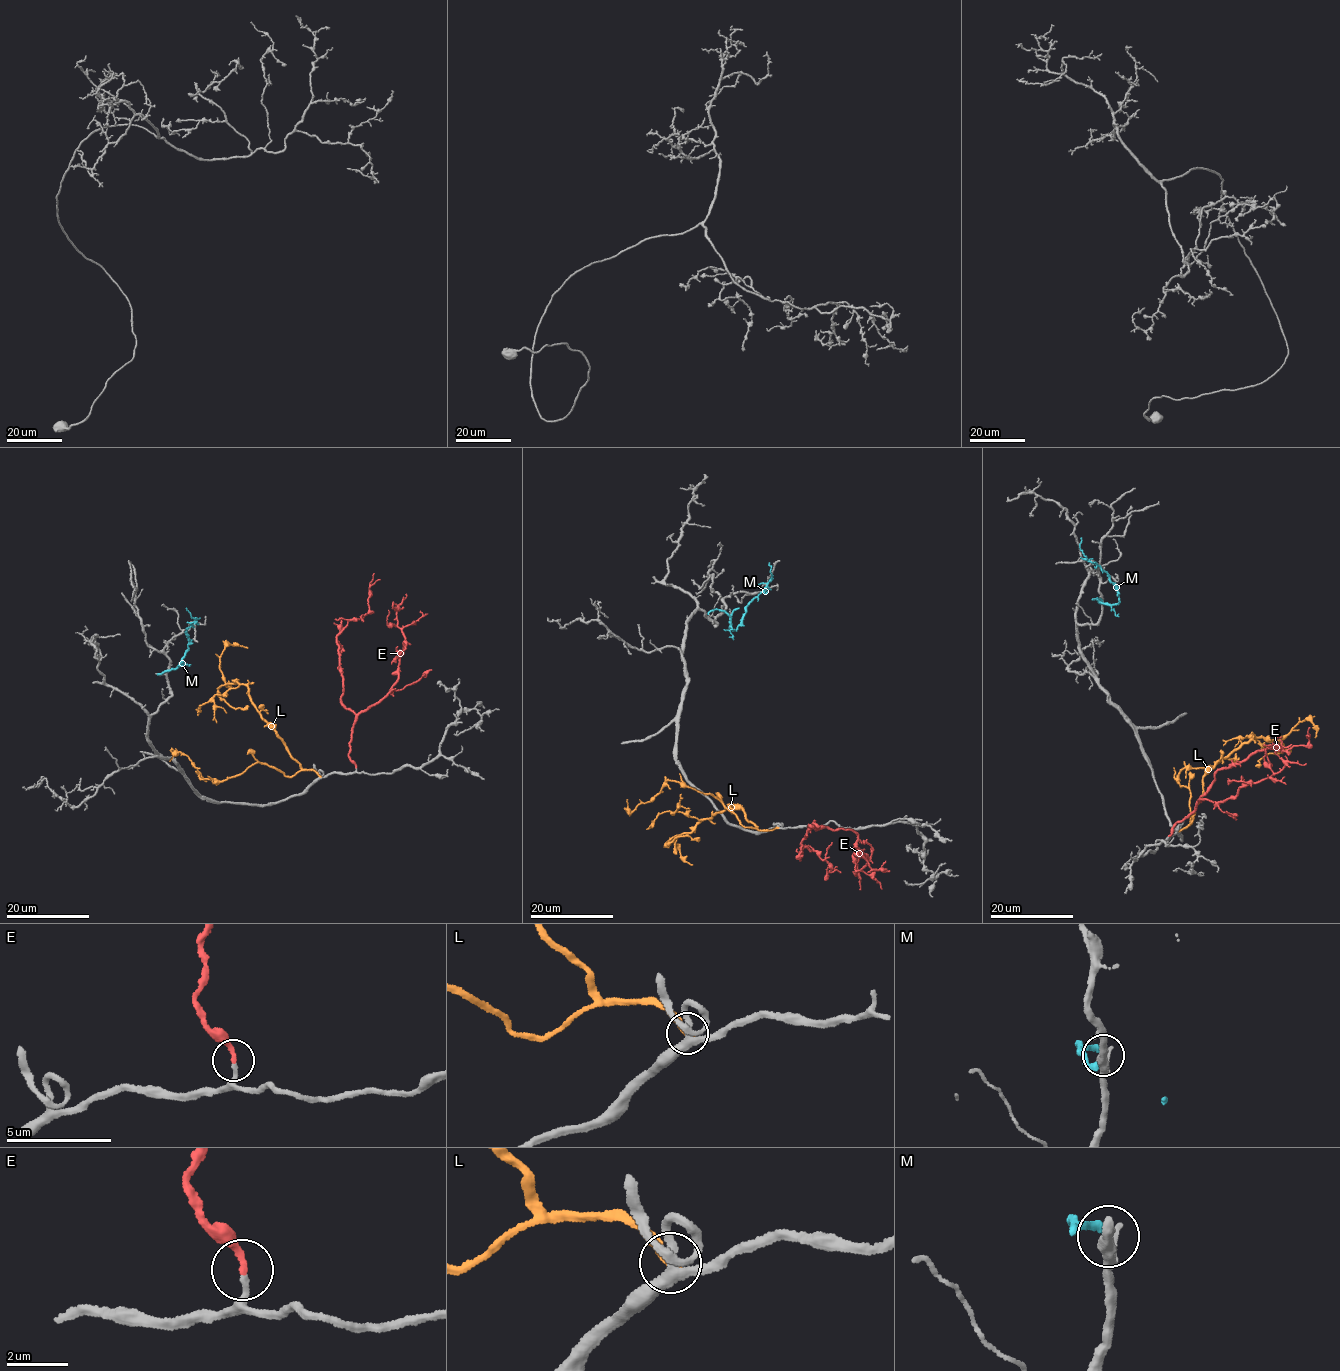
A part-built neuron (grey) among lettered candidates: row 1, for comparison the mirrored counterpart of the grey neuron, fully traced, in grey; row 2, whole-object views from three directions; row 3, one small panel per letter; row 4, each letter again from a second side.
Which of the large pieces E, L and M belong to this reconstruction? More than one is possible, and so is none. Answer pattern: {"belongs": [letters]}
{"belongs": ["E"]}

